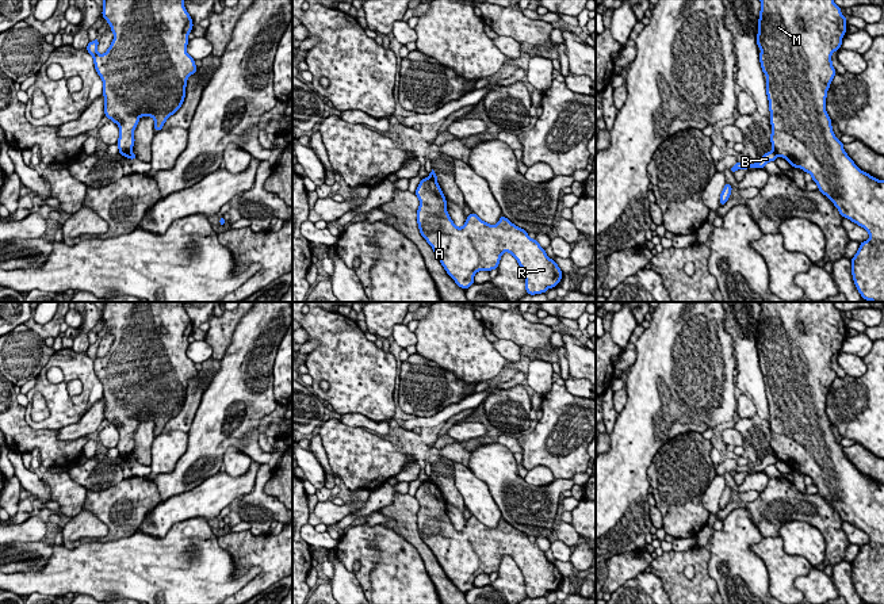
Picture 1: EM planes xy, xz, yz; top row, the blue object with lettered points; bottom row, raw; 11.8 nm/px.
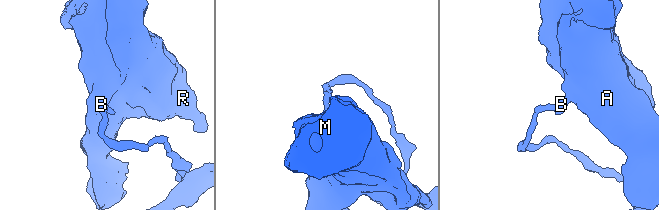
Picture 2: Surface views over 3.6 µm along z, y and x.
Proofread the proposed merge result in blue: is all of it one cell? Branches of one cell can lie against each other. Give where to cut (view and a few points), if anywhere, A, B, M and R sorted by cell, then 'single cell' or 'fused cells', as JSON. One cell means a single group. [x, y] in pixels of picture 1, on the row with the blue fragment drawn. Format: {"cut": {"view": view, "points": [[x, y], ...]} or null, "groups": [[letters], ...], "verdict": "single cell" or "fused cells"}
{"cut": {"view": "yz", "points": [[773, 148], [777, 155]]}, "groups": [["A", "M", "R"], ["B"]], "verdict": "fused cells"}

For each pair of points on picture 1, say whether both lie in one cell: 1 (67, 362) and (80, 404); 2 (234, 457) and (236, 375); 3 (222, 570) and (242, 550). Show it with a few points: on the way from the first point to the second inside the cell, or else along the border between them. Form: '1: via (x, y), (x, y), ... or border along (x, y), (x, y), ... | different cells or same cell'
1: via (77, 371), (87, 381), (87, 393) | same cell
2: border along (252, 459), (229, 447), (222, 463) | different cells
3: border along (217, 536), (237, 577), (260, 569), (241, 589) | different cells

